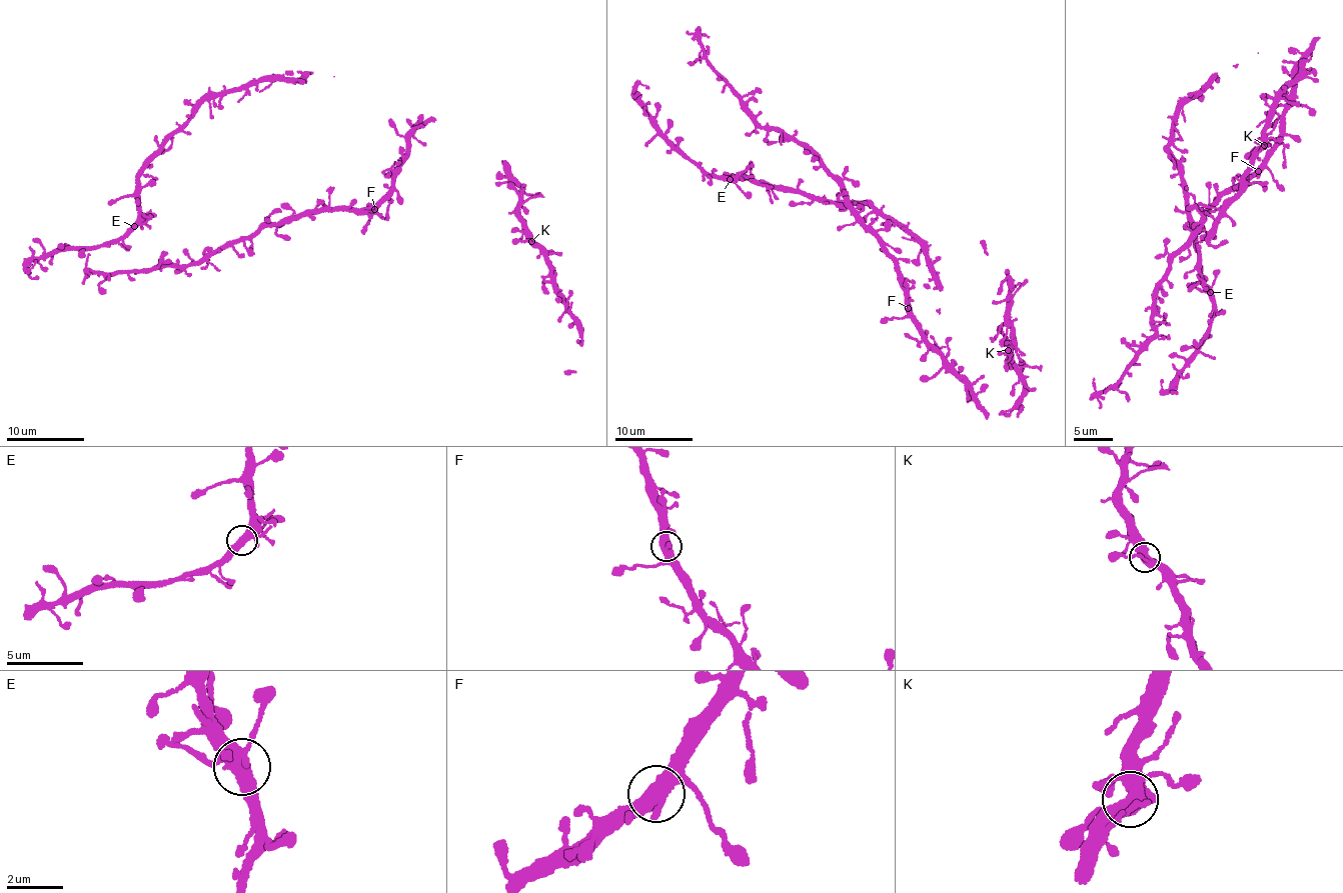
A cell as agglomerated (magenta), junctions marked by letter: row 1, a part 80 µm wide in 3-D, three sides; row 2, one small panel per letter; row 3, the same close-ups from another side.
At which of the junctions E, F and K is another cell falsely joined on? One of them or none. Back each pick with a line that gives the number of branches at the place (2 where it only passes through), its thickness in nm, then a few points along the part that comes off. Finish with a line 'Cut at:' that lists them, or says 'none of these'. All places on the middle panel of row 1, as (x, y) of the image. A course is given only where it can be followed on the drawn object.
Cut at: none of these

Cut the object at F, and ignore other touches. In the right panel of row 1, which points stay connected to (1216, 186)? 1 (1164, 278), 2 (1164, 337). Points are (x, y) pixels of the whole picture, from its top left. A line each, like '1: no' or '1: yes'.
1: yes
2: yes

